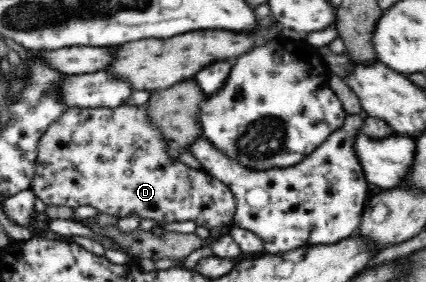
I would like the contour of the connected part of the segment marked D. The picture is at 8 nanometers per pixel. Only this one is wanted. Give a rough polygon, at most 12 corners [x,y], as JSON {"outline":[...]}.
{"outline":[[147,105],[69,107],[38,143],[46,206],[231,227],[235,198]]}

